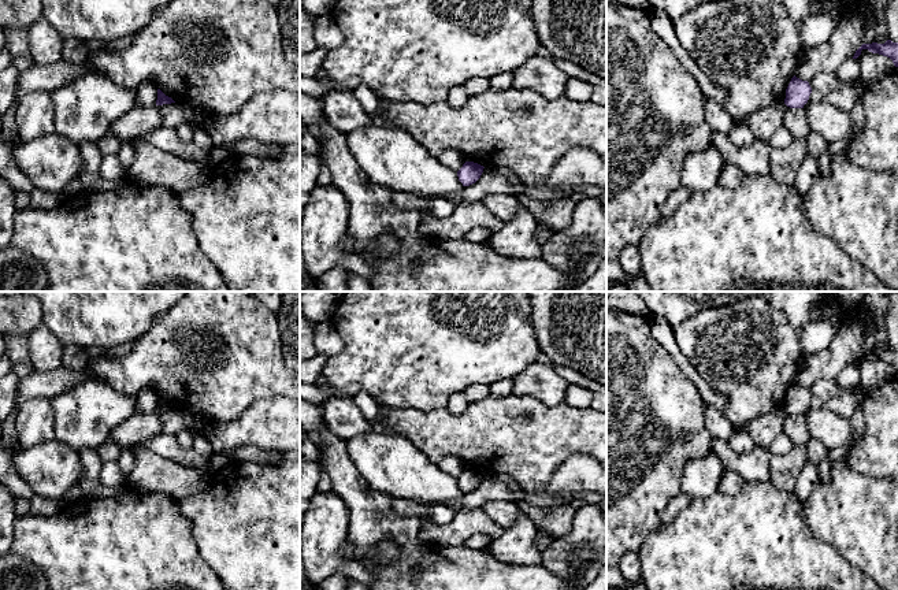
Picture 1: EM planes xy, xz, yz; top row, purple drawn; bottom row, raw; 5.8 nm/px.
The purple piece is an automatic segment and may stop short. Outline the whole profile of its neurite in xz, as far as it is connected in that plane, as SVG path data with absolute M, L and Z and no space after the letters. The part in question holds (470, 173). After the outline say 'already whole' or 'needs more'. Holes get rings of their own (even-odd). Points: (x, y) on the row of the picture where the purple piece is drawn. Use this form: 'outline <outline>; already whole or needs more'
outline M465 162L457 171L459 181L463 183L463 186L470 186L480 178L483 168L485 167L478 163Z; already whole

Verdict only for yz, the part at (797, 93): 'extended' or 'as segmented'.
as segmented

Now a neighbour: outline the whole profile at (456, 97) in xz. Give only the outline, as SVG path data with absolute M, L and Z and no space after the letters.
M459 85L459 86L454 86L448 97L446 97L446 101L450 104L450 107L453 108L460 108L463 107L465 103L467 103L468 97L464 92L464 88L463 85Z

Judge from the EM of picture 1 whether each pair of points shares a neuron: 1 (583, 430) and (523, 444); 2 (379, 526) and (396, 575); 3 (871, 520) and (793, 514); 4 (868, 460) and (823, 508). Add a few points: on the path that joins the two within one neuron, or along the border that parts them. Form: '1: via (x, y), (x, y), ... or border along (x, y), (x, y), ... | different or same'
1: via (568, 430), (538, 438) | same
2: via (393, 533), (405, 545), (405, 561) | same
3: border along (801, 501), (804, 520), (822, 542) | different
4: border along (845, 459), (857, 471), (883, 478) | different

